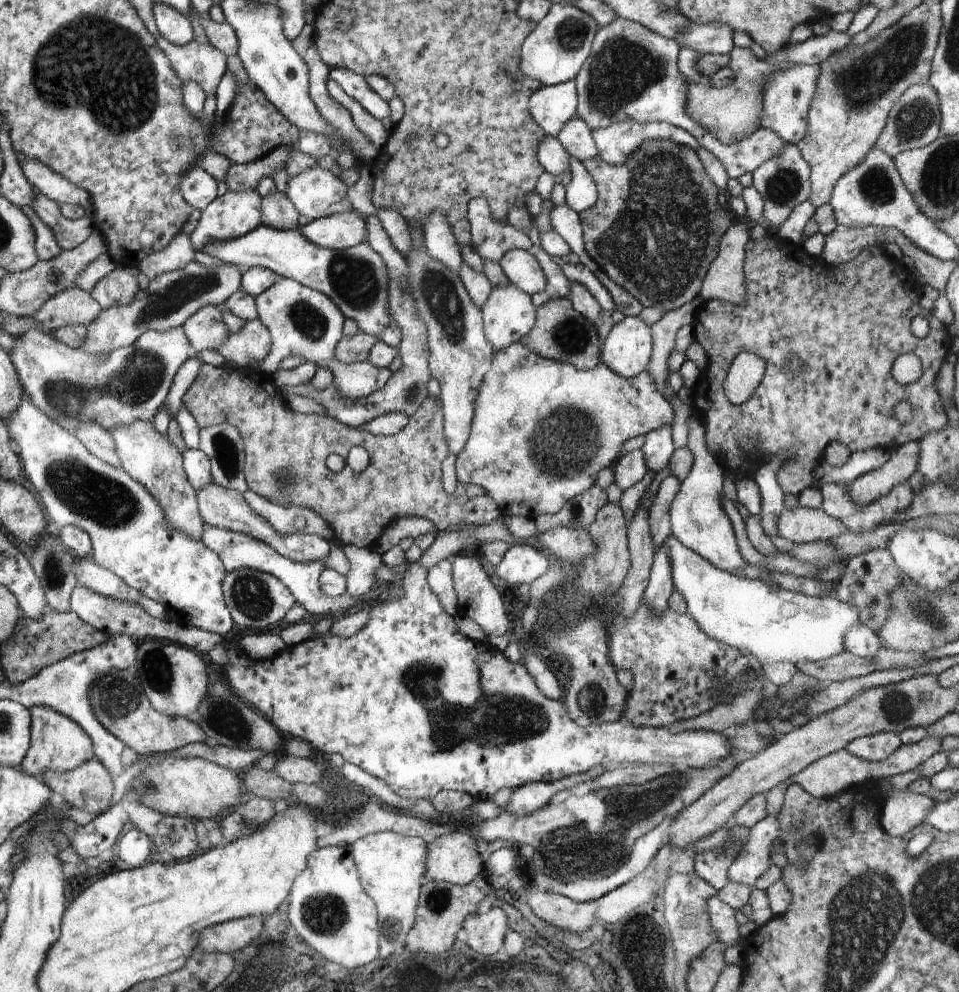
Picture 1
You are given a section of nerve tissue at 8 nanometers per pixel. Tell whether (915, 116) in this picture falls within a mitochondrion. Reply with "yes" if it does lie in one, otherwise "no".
yes

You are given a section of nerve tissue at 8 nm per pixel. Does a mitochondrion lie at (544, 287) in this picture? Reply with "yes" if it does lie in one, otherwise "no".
no

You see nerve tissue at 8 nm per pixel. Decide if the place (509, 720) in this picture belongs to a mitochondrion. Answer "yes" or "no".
yes

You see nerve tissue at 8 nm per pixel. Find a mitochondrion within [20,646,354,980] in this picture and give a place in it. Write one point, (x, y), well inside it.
(322, 915)

